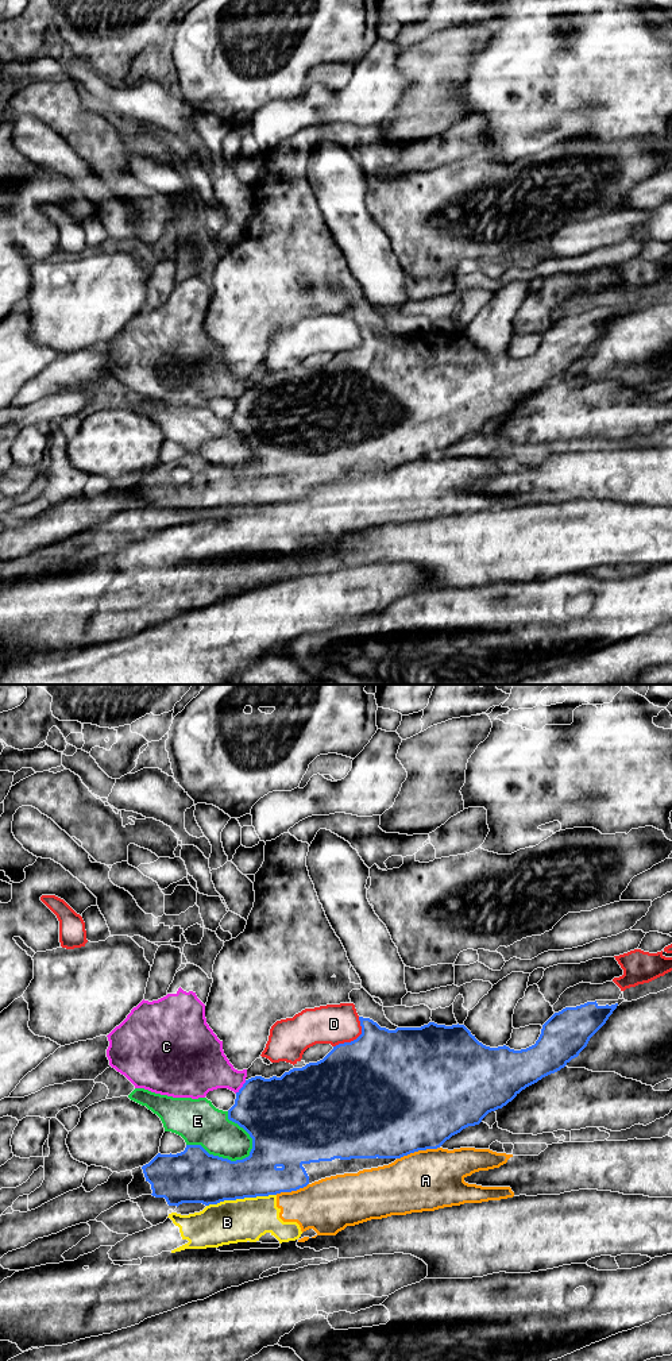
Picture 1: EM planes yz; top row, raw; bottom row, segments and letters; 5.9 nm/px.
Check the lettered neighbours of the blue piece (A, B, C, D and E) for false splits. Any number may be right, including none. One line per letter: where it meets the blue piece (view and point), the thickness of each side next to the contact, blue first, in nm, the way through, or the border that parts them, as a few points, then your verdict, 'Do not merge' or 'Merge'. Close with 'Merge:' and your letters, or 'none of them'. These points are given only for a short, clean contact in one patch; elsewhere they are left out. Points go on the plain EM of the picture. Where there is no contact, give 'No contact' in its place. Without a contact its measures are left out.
A: Touches blue at yz (417, 459). Thickness 500 nm (blue) against 360 nm. Do not merge
B: Touches blue at yz (240, 506). Thickness 300 nm (blue) against 260 nm. Boundary: yz (275, 502), (224, 508), (207, 515). Do not merge
C: Touches blue at yz (242, 396). Thickness 400 nm (blue) against 280 nm. Boundary: yz (246, 389), (235, 401). Do not merge
D: Touches blue at yz (356, 347). Thickness 500 nm (blue) against 240 nm. Do not merge
E: Touches blue at yz (226, 467). Thickness 320 nm (blue) against 240 nm. Do not merge
Merge: none of them

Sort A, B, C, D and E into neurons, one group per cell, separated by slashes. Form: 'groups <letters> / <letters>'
groups A B / C / D / E

